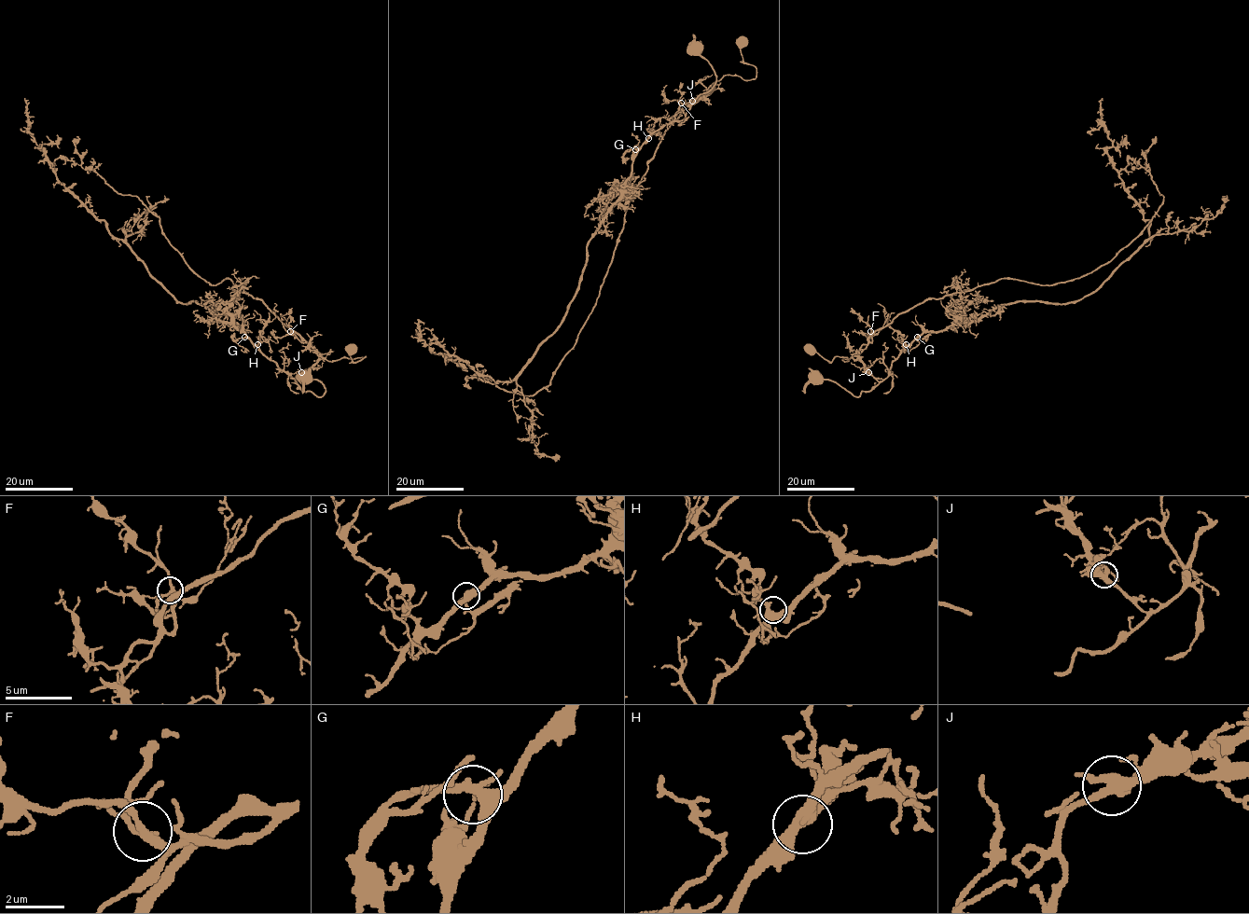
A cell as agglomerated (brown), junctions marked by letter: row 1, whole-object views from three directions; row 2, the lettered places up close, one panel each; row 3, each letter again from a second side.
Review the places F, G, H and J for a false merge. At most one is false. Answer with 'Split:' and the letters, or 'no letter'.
Split: J

